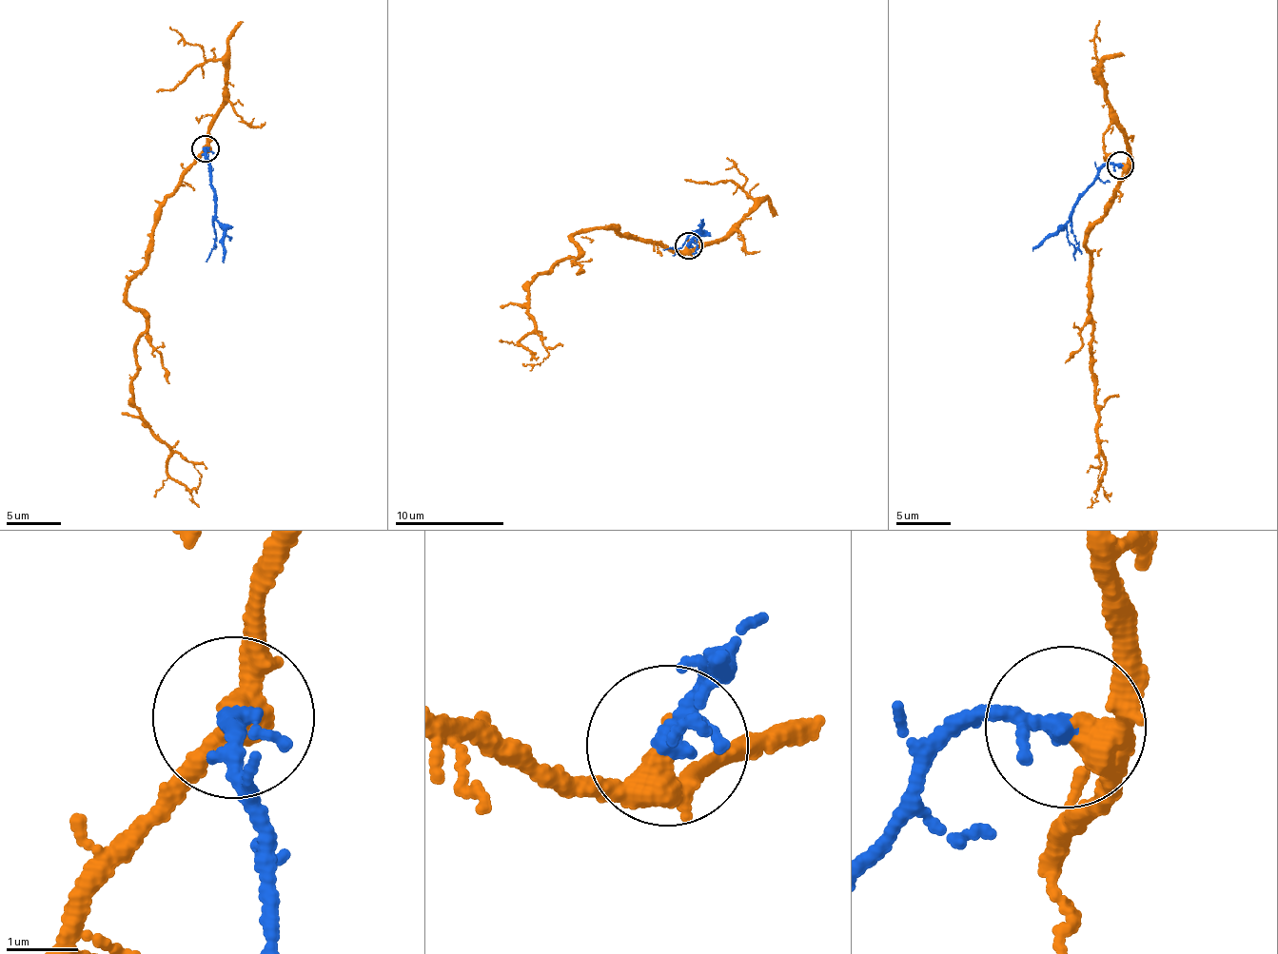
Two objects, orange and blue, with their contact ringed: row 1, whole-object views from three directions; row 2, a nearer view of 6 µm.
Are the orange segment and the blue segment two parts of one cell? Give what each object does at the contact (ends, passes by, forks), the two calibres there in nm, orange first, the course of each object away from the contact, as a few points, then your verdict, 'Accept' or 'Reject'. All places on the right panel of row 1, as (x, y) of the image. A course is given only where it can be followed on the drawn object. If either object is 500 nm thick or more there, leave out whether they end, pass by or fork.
At the ring orange passes by. At the ring blue passes by. Thickness 380 nm (orange) against 190 nm. Course of orange: (1121, 166), (1127, 176), (1087, 237), (1084, 249), (1091, 262), (1091, 379), (1098, 441), (1106, 465), (1088, 509). Course of blue: (1121, 166), (1110, 163), (1099, 172), (1099, 179), (1081, 197), (1071, 215), (1077, 249), (1075, 261). Accept

